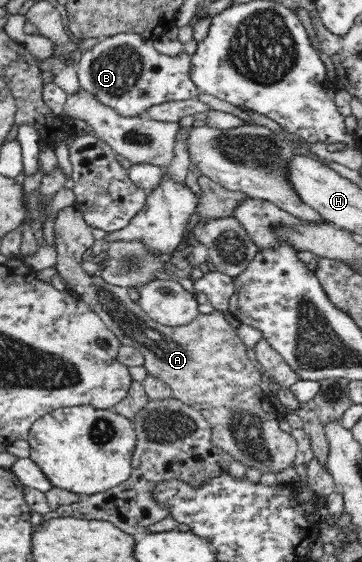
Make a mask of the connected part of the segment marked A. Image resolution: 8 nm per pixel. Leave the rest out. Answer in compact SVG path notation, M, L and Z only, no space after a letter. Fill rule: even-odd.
M74 206L63 208L56 217L54 227L56 268L65 284L69 284L73 294L94 310L103 324L107 326L107 330L110 330L122 345L131 345L139 353L142 353L145 369L172 389L172 398L179 399L182 403L194 407L203 414L207 423L210 423L211 439L215 445L223 448L229 455L243 462L247 467L260 467L262 473L268 469L274 469L279 473L284 467L294 463L297 451L295 438L279 428L279 419L282 416L266 400L267 395L261 389L262 374L247 356L246 345L237 336L233 321L228 314L216 310L210 315L199 313L192 323L185 326L160 325L152 321L141 309L141 306L131 299L128 289L108 284L98 273L88 275L83 270L86 250L92 247L96 241L91 234L92 228L84 220L80 211L77 211Z

